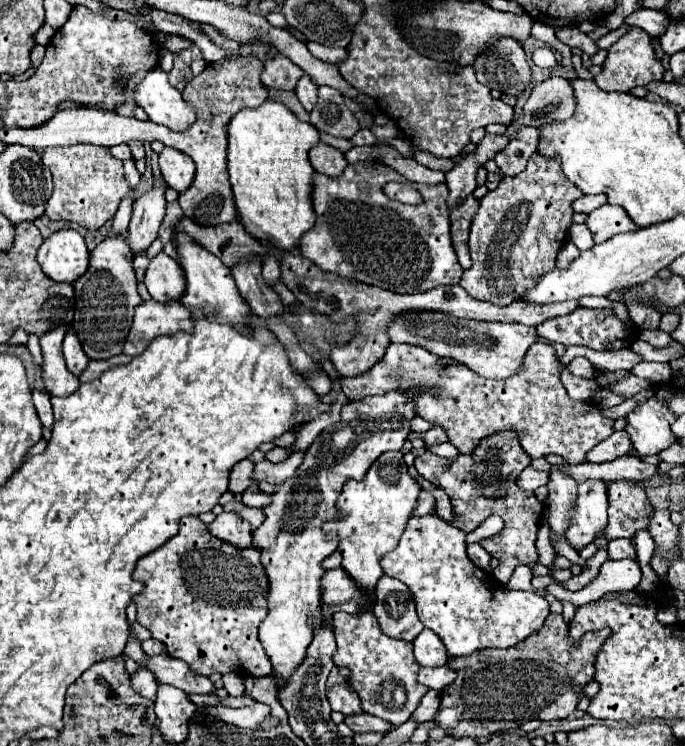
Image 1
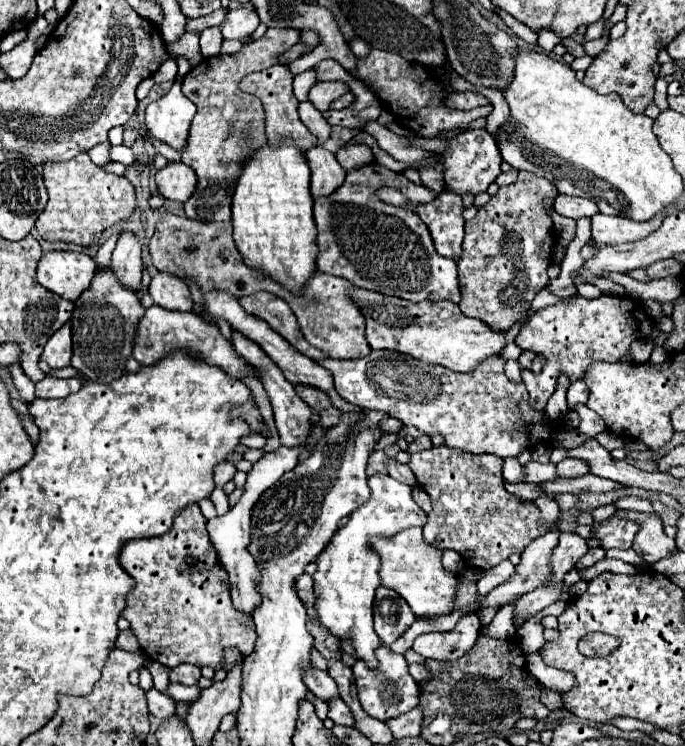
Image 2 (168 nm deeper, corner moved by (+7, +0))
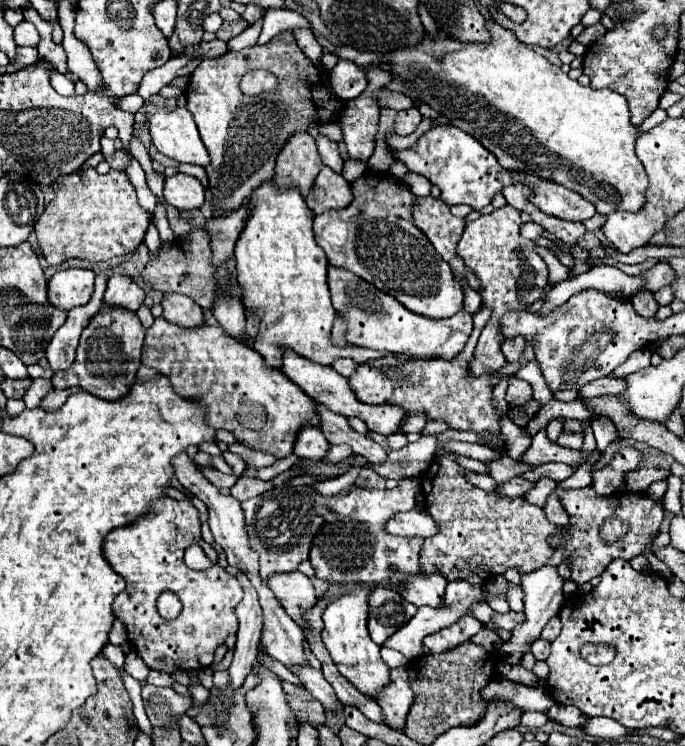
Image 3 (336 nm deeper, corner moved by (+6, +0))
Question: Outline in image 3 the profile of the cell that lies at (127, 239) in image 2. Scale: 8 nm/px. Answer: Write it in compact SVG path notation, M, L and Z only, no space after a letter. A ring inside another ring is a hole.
M116 272L108 280L108 288L104 294L104 304L108 306L124 306L130 312L136 312L144 302L144 290L134 282L132 276L124 272Z

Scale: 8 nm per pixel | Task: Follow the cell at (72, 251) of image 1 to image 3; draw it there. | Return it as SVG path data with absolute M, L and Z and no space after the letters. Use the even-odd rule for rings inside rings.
M88 268L60 270L48 282L48 300L50 304L54 304L54 308L60 308L60 310L72 310L74 306L84 306L90 300L92 292L94 292L94 272Z

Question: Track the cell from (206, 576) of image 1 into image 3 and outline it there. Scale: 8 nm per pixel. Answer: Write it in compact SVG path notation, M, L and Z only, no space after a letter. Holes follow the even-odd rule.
M158 498L154 502L154 510L150 510L148 516L142 516L134 520L128 526L114 528L110 534L104 538L104 558L112 566L116 574L120 574L126 580L124 592L114 600L114 616L126 626L128 632L128 642L136 648L136 654L144 660L144 664L150 670L166 672L172 674L176 670L200 670L208 668L214 658L214 650L224 644L226 636L238 632L238 618L234 614L238 602L242 600L242 586L240 582L230 576L224 568L216 564L216 550L206 544L200 536L200 516L198 510L190 500L174 500L174 498ZM196 542L212 562L208 570L190 570L184 564L184 550ZM172 590L184 604L182 612L174 620L164 620L158 610L156 610L156 598Z

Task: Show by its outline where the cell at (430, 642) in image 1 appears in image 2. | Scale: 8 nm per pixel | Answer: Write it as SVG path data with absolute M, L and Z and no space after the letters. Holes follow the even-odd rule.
M471 612L465 614L451 632L429 632L417 636L413 650L423 656L423 660L457 660L475 644L479 628L479 616Z

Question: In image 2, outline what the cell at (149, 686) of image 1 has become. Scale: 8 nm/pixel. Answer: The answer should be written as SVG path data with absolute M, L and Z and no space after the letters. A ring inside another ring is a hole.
M155 688L147 690L145 698L147 698L149 712L153 716L157 716L157 718L169 718L173 714L173 710L175 710L175 704L167 696L163 696L159 690L155 690Z

